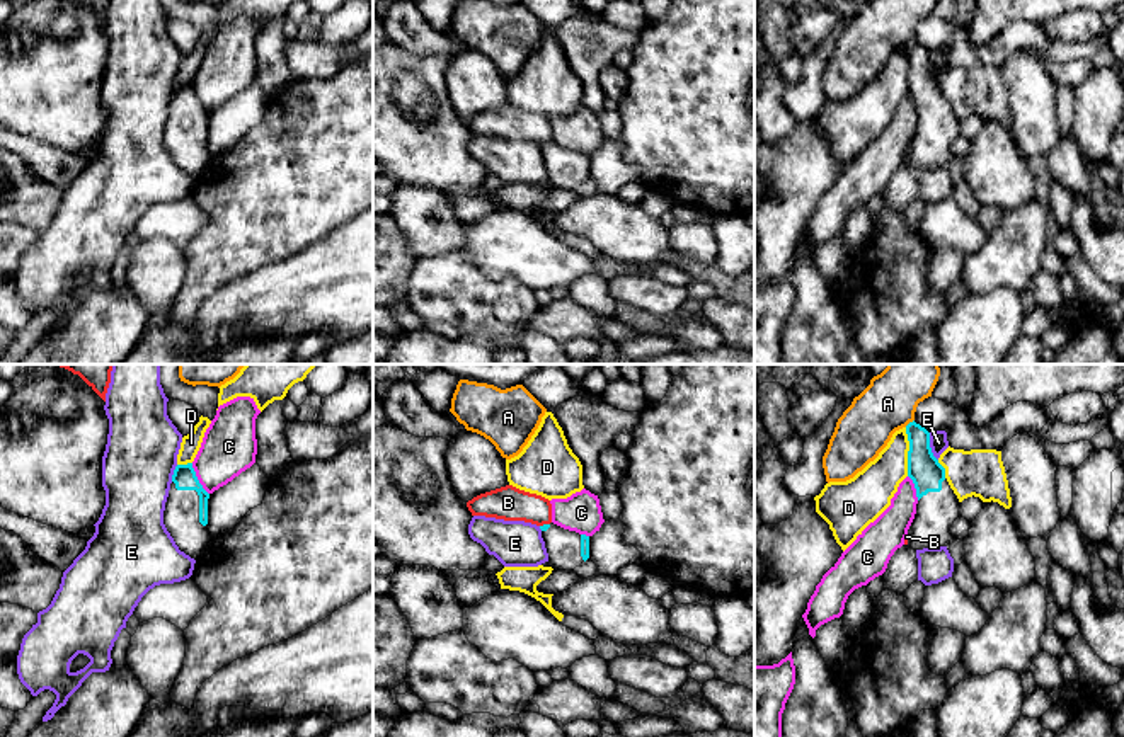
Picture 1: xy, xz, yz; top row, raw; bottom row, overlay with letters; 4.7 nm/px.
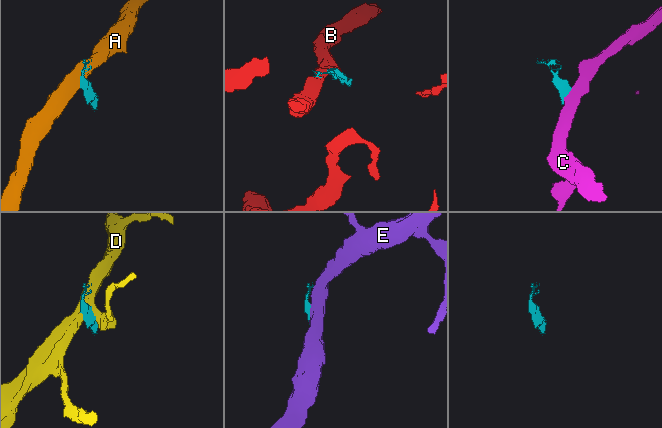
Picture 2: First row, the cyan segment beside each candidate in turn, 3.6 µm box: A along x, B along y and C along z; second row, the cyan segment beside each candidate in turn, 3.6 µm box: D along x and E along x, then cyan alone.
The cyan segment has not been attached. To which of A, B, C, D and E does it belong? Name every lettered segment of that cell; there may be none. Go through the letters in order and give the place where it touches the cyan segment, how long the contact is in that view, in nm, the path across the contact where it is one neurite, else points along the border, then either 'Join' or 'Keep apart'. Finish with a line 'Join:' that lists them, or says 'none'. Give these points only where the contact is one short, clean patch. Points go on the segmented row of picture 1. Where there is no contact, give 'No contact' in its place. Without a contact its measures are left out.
A: Touches cyan at yz (910, 422). Shared border 60 nm. Boundary: yz (913, 419), (905, 426). Keep apart
B: Touches cyan at xz (544, 525). Shared border 50 nm. Keep apart
C: Touches cyan at xy (196, 479). Shared border 170 nm. Boundary: xy (191, 463), (198, 482), (208, 494). Keep apart
D: Touches cyan at yz (908, 451). Shared border 240 nm. Boundary: yz (905, 428), (908, 475). Keep apart
E: Touches cyan at yz (929, 446). Shared border 140 nm. Keep apart
Join: none

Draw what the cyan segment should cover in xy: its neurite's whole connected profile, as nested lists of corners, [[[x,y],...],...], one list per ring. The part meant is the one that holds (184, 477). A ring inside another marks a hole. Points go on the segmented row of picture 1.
[[[192,463],[177,465],[163,511],[163,524],[181,551],[201,558],[215,543],[208,533],[209,494],[199,483]]]

